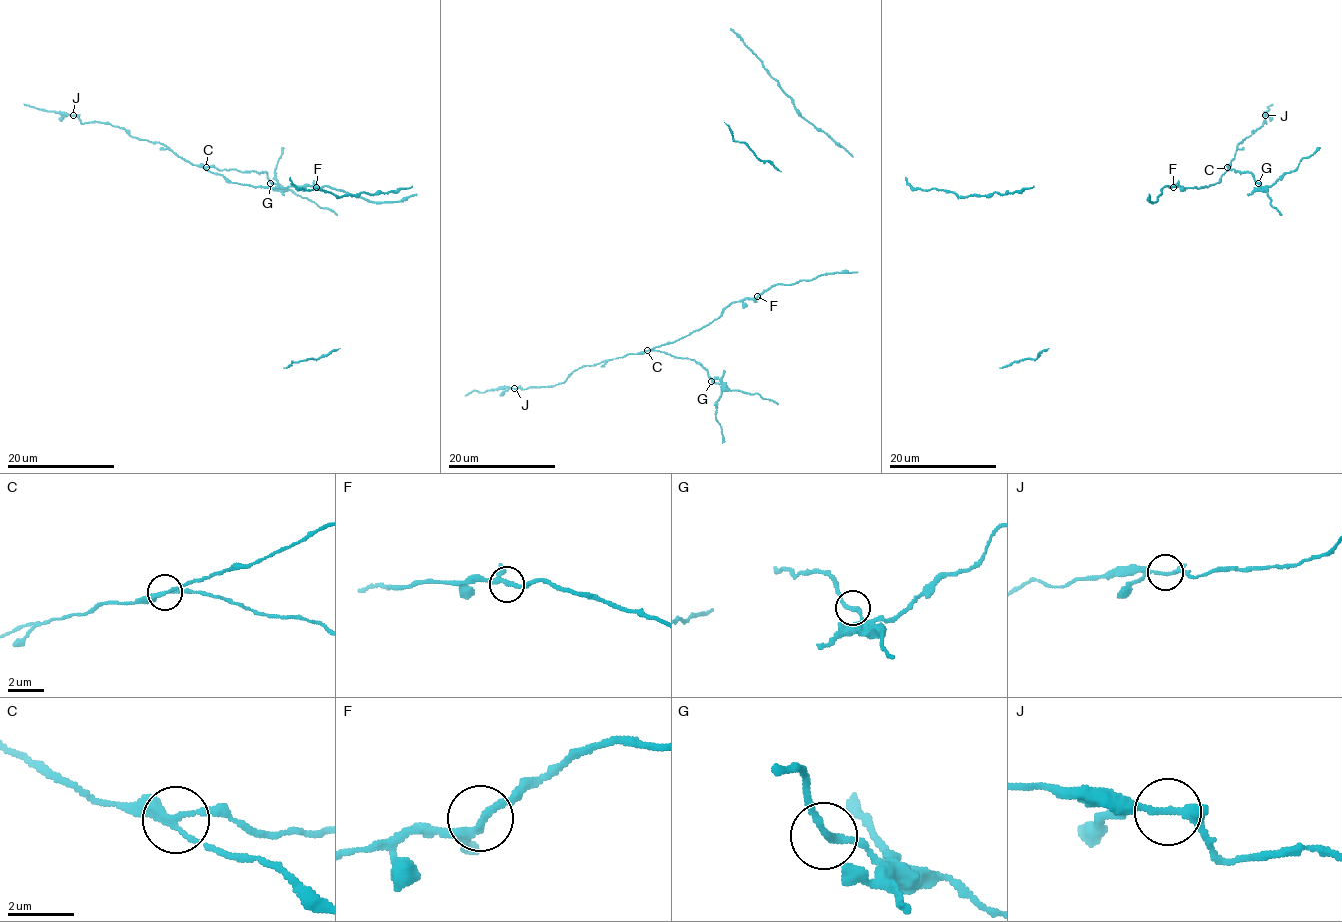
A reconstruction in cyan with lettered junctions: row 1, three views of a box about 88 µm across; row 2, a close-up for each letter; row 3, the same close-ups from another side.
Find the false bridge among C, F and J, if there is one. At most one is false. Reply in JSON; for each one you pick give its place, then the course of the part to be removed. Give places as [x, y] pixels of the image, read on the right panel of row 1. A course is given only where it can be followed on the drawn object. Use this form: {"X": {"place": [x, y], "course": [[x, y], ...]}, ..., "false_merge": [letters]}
{"C": {"place": [1227, 167], "course": [[1227, 168], [1249, 172], [1262, 187], [1272, 187], [1292, 172], [1303, 158], [1320, 148]]}, "false_merge": ["C"]}

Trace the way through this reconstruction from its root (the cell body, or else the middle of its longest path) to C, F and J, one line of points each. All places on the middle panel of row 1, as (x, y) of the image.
C: (828, 273), (792, 284), (774, 284), (755, 297), (732, 302), (716, 319), (673, 342), (646, 350)
F: (828, 273), (792, 284), (774, 284), (757, 296)
J: (828, 273), (774, 284), (755, 297), (732, 302), (716, 319), (673, 342), (583, 365), (563, 382), (514, 388)

